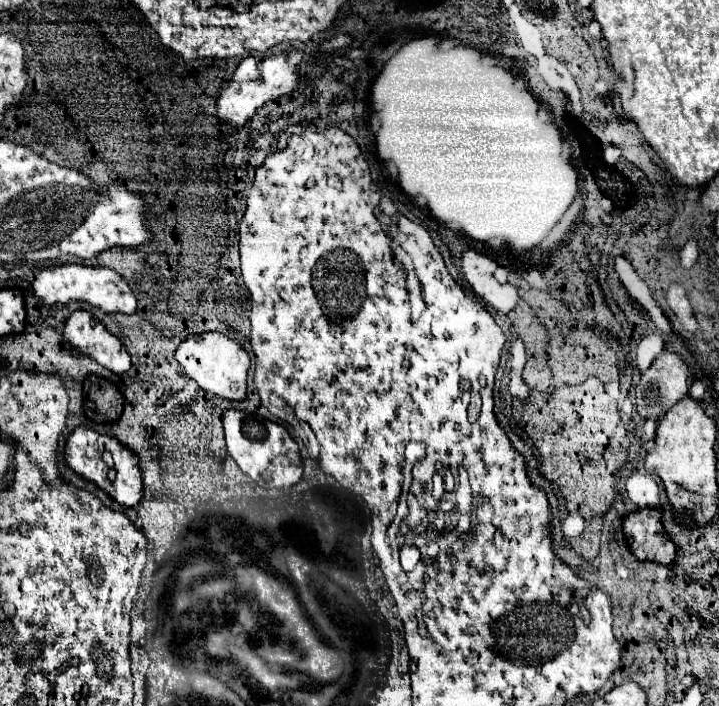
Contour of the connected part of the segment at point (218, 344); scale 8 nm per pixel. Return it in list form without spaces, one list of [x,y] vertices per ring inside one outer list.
[[[201,333],[197,337],[189,337],[187,341],[183,341],[177,347],[175,357],[181,363],[181,367],[185,369],[187,377],[191,377],[207,393],[213,393],[213,395],[229,399],[229,401],[245,399],[247,371],[249,371],[251,359],[237,341],[233,341],[221,333]]]

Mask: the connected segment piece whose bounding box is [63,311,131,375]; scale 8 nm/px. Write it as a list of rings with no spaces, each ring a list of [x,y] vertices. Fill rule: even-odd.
[[[75,311],[67,319],[63,337],[73,355],[87,355],[117,375],[127,373],[131,367],[131,359],[121,341],[111,335],[89,311]]]

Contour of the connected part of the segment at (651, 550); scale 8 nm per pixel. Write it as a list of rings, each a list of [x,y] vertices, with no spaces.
[[[637,509],[631,511],[625,519],[623,519],[623,535],[625,539],[629,539],[629,549],[635,555],[637,561],[651,561],[651,563],[659,563],[659,565],[669,565],[675,559],[675,545],[669,541],[669,537],[663,533],[663,525],[661,525],[661,511],[659,509]]]

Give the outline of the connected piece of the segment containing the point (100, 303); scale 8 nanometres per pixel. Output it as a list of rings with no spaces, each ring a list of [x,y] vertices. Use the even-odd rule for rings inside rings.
[[[59,265],[53,269],[31,271],[31,293],[39,305],[57,305],[69,301],[85,301],[105,313],[135,313],[137,299],[131,293],[125,279],[107,267],[85,267],[85,265]],[[35,279],[35,283],[33,283]]]

